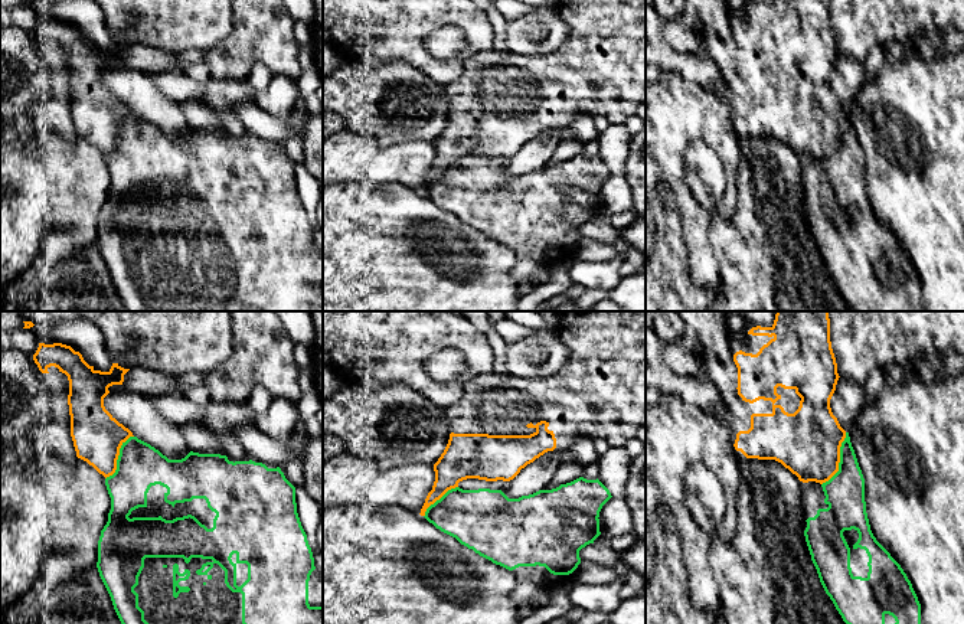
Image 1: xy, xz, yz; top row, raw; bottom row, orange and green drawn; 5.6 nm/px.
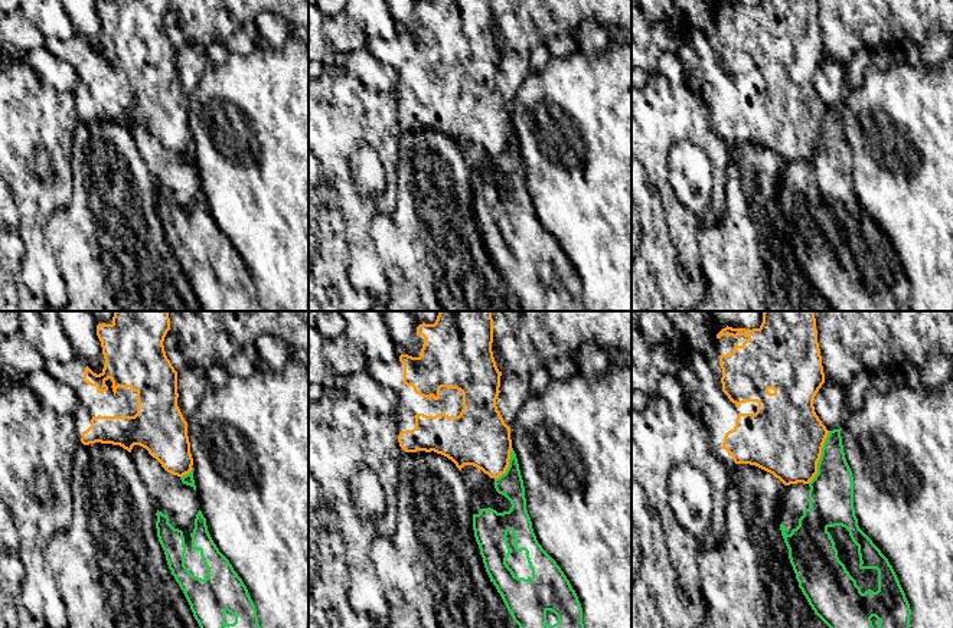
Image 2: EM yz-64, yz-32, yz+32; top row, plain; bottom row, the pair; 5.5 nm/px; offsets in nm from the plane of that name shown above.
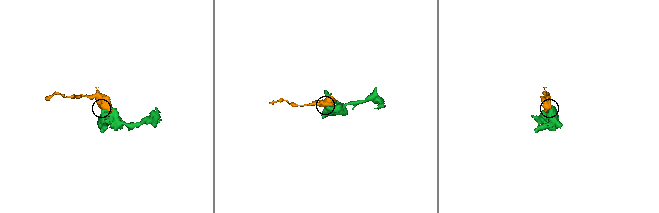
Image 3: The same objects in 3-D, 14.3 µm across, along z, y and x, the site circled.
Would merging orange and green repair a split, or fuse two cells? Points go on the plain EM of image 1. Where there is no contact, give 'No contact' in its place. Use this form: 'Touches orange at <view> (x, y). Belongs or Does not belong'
Touches orange at yz (839, 137). Does not belong

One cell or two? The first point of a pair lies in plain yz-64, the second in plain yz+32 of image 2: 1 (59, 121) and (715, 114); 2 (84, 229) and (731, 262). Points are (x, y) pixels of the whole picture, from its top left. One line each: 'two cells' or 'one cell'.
1: two cells
2: one cell

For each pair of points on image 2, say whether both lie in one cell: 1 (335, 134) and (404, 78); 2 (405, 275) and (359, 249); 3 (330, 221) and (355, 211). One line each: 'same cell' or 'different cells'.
1: different cells
2: different cells
3: different cells

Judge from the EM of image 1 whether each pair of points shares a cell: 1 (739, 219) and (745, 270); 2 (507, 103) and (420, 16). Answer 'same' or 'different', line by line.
1: same
2: different

